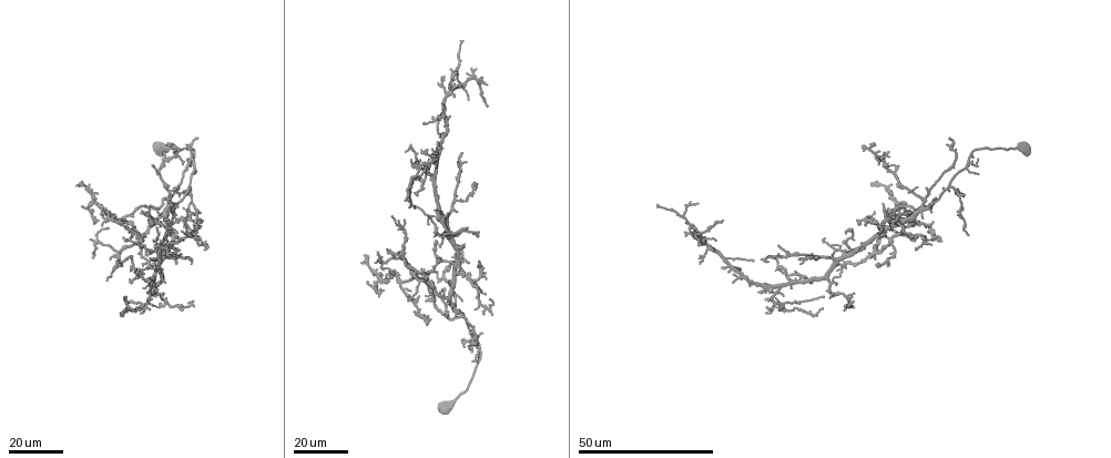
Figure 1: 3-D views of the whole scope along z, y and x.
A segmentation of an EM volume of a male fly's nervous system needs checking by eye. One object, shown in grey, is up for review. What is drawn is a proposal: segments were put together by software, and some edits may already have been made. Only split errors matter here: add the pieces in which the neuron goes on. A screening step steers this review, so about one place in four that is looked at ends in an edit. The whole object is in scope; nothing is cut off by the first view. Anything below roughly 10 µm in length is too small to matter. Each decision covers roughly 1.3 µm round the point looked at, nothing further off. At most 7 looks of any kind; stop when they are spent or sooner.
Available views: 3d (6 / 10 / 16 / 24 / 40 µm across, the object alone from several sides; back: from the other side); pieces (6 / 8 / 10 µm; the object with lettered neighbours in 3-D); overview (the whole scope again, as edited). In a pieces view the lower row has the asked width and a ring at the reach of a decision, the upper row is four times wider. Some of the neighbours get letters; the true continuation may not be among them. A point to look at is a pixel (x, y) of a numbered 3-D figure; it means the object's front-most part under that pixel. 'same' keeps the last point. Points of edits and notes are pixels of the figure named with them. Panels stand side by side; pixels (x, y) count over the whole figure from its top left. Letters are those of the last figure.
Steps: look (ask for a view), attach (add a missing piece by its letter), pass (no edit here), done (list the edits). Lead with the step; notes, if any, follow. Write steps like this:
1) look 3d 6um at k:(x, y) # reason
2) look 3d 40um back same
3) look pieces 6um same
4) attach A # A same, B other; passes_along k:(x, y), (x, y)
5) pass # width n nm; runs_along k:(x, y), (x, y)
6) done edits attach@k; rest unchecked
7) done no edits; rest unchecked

look 3d 16um at 1:(174, 203) # free end

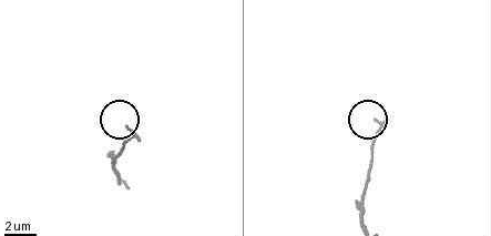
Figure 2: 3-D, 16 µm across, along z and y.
look pieces 6um at 2:(129, 129)

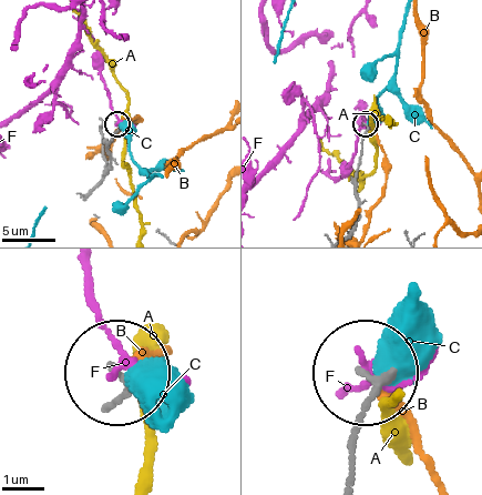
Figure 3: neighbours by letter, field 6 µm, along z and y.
pass # A other, B other, C other, F other; runs_along 3:(349, 471), (370, 379); none of them fits

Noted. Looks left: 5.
look 3d 24um at 1:(429, 181) # branch stops here

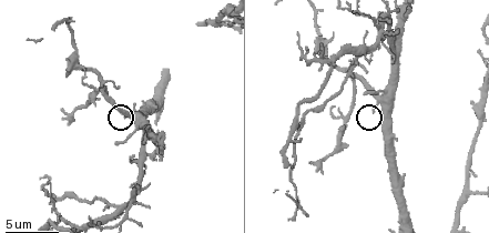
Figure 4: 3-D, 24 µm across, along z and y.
look pieces 10um at 4:(374, 110)

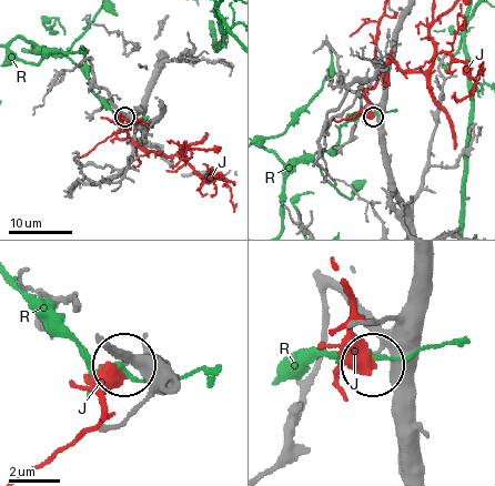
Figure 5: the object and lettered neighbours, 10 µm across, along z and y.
pass # J other, R other; no lettered piece goes on from it

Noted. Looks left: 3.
look 3d 16um at 1:(378, 296) # an open end

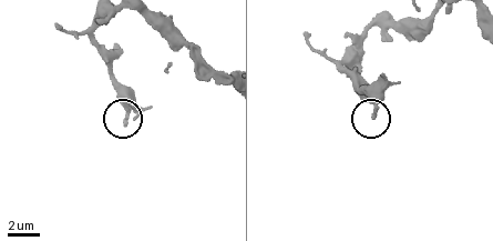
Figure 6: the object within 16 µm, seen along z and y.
look pieces 6um at 6:(126, 123) # what lies round it

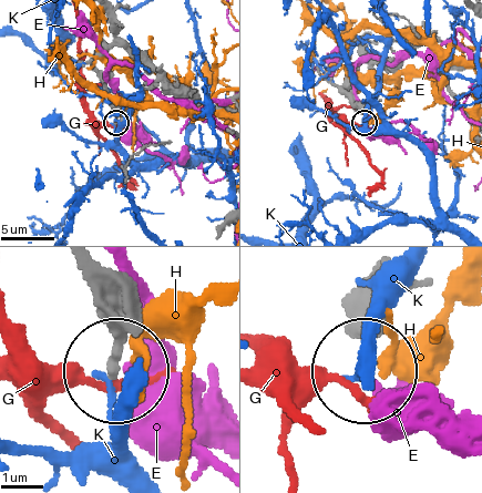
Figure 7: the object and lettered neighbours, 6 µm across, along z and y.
pass # E other, G other, H other, K other; runs_along 7:(98, 312), (112, 372); no lettered piece goes on from it

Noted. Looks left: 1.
done no edits; rest unchecked

